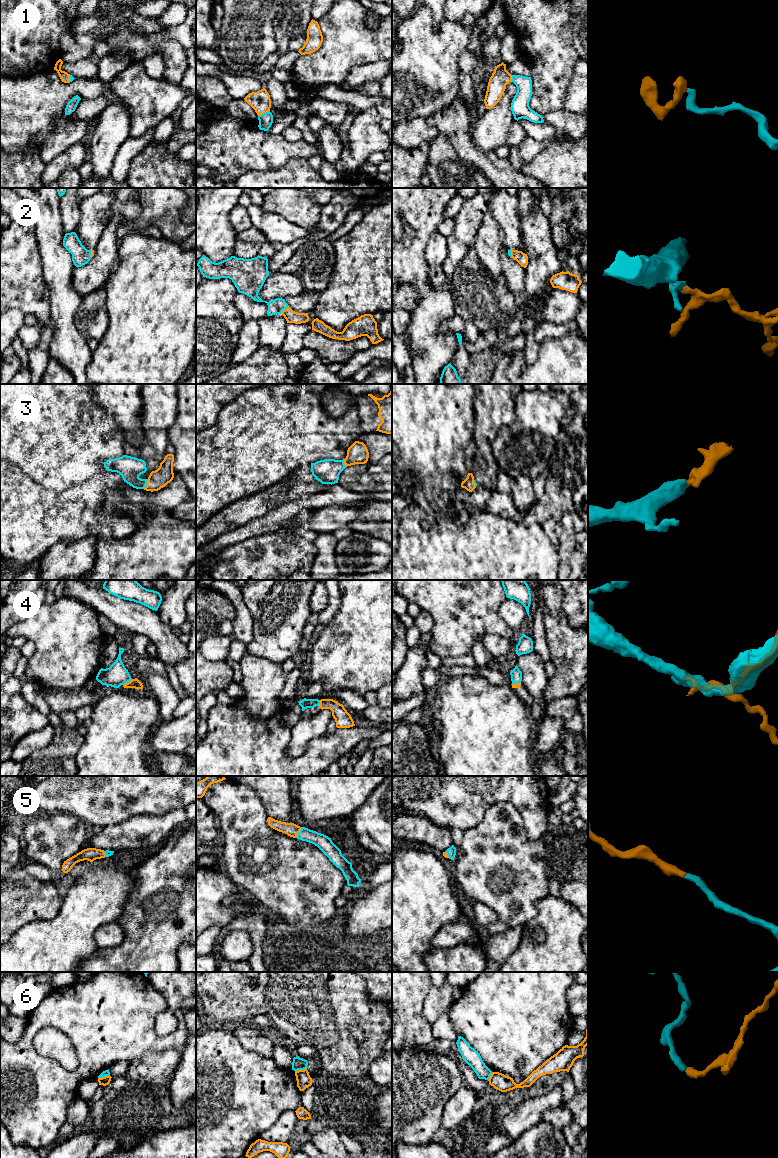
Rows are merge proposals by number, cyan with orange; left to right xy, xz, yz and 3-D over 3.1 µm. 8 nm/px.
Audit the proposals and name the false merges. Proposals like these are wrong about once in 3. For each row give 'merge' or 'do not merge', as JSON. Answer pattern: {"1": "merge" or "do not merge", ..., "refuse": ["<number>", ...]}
{"1": "merge", "2": "merge", "3": "merge", "4": "do not merge", "5": "merge", "6": "do not merge", "refuse": ["4", "6"]}

